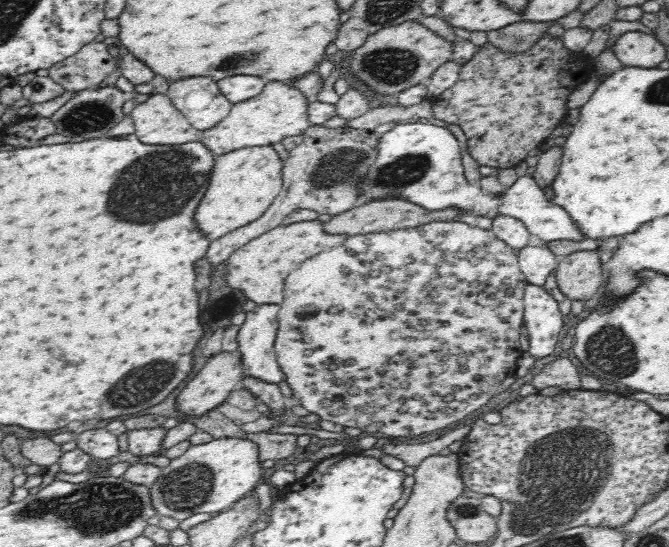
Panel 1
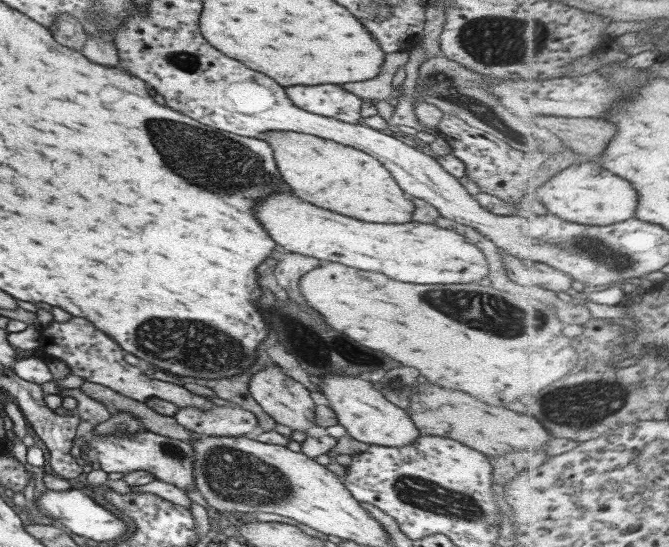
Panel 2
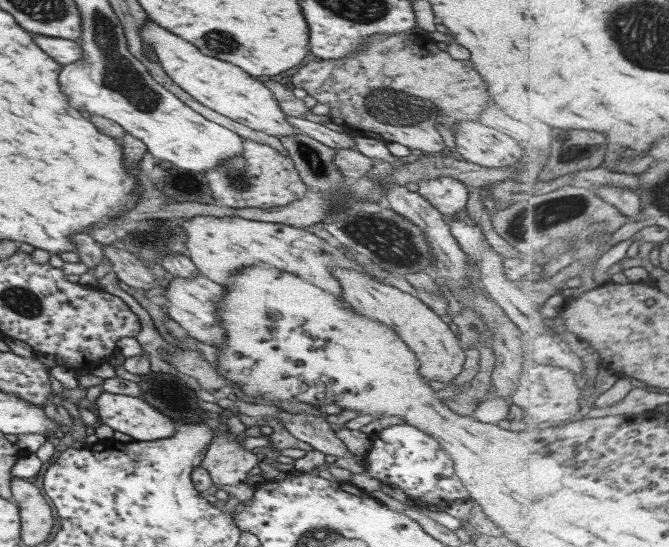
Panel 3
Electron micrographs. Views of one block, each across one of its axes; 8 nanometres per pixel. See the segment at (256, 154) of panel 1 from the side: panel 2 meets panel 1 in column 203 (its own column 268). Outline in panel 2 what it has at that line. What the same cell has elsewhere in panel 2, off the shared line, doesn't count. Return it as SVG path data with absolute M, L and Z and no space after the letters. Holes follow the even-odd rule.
M279 192L265 198L255 212L275 244L287 252L322 262L327 260L357 270L373 270L393 280L413 284L469 284L479 282L489 274L485 256L474 244L466 242L462 235L434 224L413 220L405 224L361 222L317 208L292 192Z

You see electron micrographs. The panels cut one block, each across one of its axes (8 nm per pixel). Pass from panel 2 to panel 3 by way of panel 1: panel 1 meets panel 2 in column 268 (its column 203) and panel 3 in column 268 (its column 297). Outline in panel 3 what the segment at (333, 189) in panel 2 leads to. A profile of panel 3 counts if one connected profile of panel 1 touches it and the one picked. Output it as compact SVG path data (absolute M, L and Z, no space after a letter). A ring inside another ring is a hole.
M149 19L141 22L140 36L143 46L149 44L155 52L157 62L165 74L199 104L203 104L217 114L227 116L233 122L239 122L251 130L257 130L278 139L281 136L298 133L295 127L291 127L287 123L286 114L279 109L273 93L261 83L261 78L249 76L231 63L203 56L193 44L166 32L159 24L155 24Z

